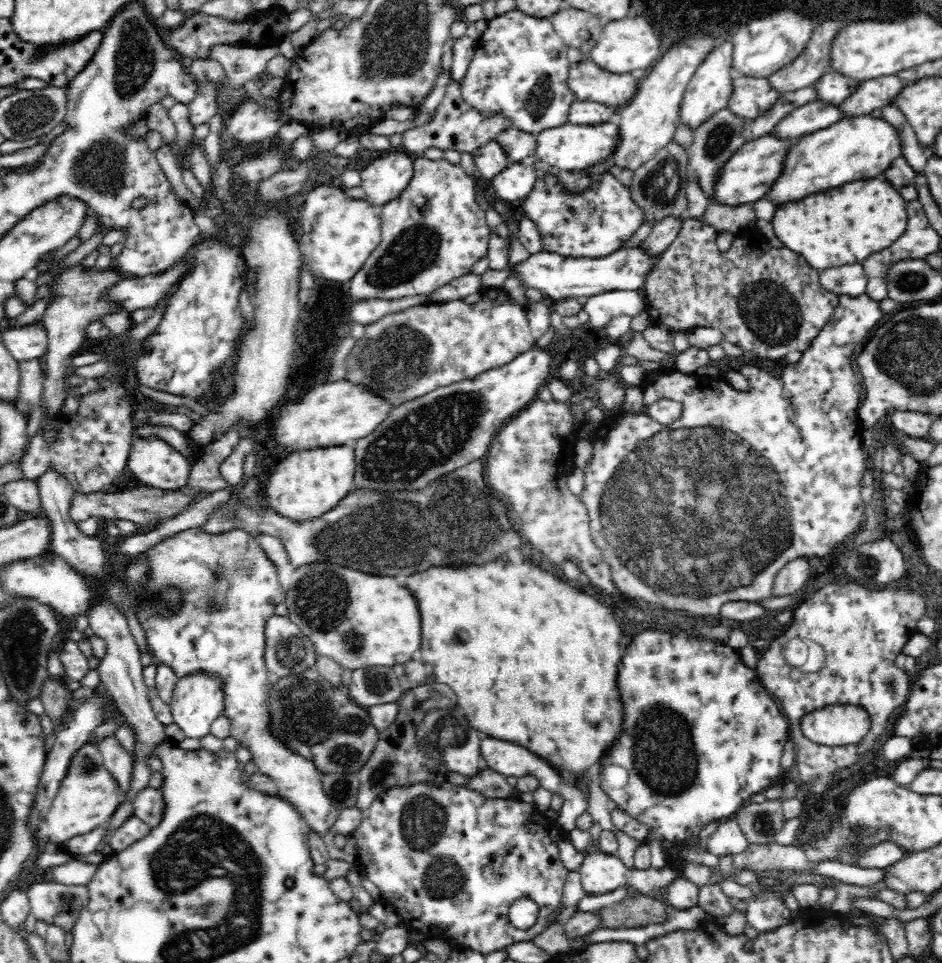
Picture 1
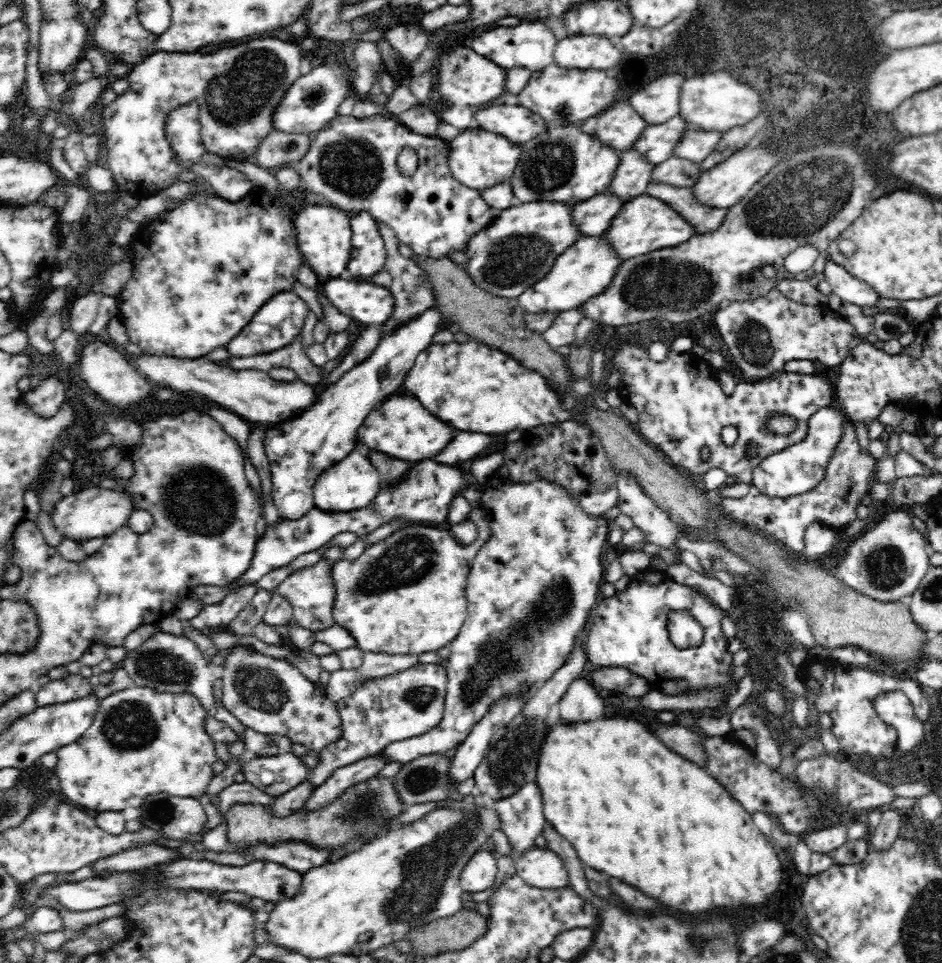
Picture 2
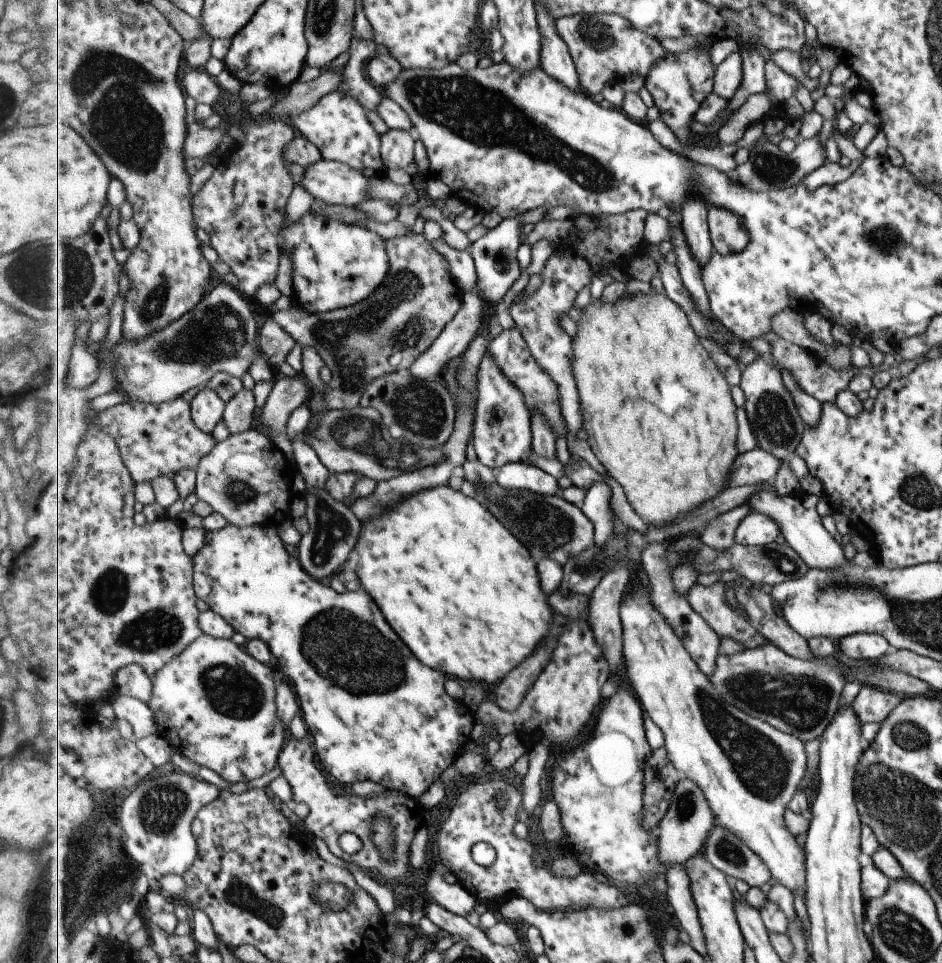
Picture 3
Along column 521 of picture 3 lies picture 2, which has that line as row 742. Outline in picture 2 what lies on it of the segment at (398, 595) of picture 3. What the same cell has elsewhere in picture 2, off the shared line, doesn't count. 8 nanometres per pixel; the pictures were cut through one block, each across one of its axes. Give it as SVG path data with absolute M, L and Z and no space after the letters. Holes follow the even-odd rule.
M600 716L596 720L586 720L586 722L575 722L563 720L556 726L545 726L544 736L541 737L540 752L537 753L536 787L540 789L540 800L542 803L542 813L546 824L552 826L561 838L566 839L580 856L580 860L604 874L610 874L614 878L624 880L626 884L632 884L640 888L642 892L652 892L652 896L660 896L664 900L664 906L674 908L678 912L690 912L690 914L700 914L712 908L754 908L766 902L766 898L778 888L780 878L782 878L782 860L786 858L784 854L778 854L776 845L771 839L765 836L754 825L752 814L743 807L743 804L719 783L716 776L707 773L704 769L696 766L688 760L684 760L679 753L674 754L668 746L660 742L660 738L650 732L644 724L624 718L624 716Z

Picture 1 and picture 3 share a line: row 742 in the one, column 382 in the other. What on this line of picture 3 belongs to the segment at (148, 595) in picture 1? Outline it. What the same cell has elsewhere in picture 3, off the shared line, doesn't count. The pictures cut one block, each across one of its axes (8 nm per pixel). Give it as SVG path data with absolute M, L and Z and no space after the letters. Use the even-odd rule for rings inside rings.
M310 212L297 224L283 228L280 240L281 248L292 256L294 262L293 299L296 304L310 313L326 313L362 303L382 286L390 272L387 240L361 226L331 219L318 213Z

